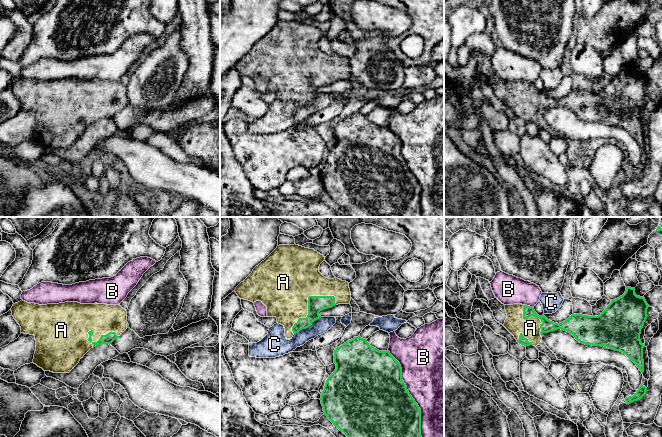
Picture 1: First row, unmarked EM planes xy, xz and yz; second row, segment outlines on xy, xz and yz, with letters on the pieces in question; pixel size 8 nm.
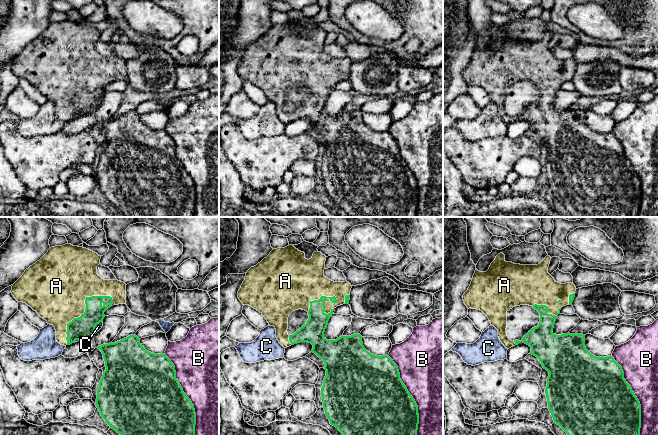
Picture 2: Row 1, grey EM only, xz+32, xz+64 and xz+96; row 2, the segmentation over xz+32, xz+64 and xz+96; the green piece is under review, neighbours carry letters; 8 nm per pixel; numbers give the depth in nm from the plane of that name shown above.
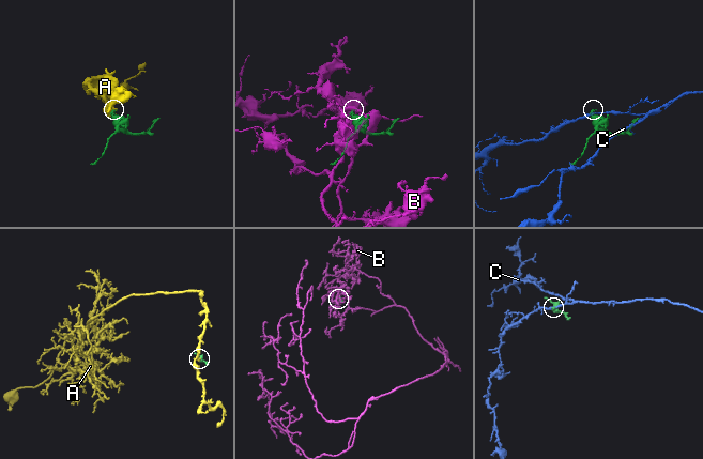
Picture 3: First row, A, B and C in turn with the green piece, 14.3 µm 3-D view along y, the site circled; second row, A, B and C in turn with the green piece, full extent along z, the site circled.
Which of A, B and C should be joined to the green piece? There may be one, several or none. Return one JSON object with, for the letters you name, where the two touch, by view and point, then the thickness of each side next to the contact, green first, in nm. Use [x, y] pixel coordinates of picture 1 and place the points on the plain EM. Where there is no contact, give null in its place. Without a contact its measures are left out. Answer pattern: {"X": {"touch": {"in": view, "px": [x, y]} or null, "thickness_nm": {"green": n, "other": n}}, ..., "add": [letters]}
{"A": {"touch": {"in": "xz", "px": [308, 80]}, "thickness_nm": {"green": 130, "other": 440}}, "add": ["A"]}

